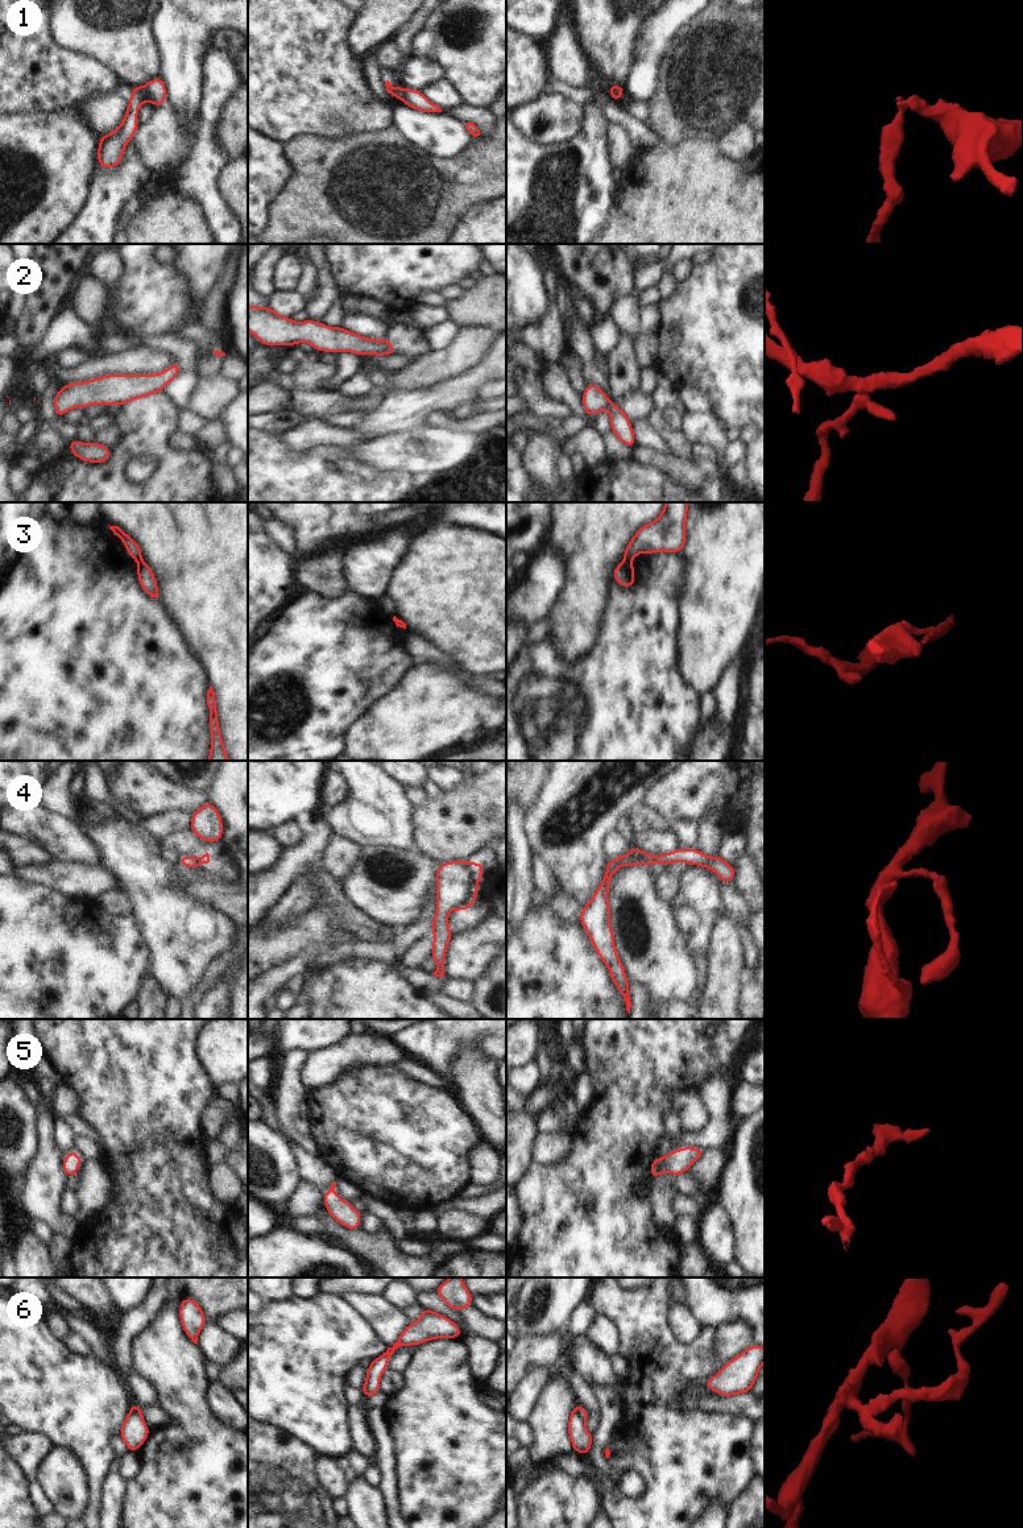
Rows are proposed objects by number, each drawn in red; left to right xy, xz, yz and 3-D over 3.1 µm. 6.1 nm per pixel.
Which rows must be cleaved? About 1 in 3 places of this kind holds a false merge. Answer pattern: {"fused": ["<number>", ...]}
{"fused": ["1", "3", "6"]}

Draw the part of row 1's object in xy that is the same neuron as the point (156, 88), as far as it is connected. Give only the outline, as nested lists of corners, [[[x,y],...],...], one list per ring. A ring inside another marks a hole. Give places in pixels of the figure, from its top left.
[[[157,76],[145,84],[148,92],[148,99],[152,102],[153,107],[166,104],[166,86],[163,80]]]

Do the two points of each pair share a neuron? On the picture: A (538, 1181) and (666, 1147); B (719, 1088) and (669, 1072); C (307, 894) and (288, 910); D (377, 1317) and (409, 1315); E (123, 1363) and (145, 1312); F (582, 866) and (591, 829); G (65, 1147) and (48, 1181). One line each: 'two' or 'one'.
A: two
B: two
C: one
D: two
E: one
F: one
G: two

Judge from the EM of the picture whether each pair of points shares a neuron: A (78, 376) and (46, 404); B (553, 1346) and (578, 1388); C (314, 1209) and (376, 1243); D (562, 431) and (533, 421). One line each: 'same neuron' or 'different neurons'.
A: different neurons
B: same neuron
C: same neuron
D: same neuron

